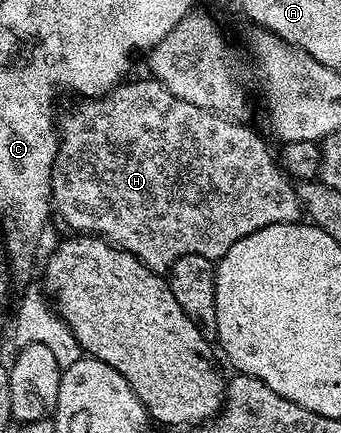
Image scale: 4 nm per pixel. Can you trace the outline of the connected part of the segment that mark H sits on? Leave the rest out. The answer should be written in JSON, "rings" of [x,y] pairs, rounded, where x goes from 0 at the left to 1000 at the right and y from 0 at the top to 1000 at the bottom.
{"rings":[[[372,185],[308,215],[302,224],[267,224],[243,231],[240,242],[217,252],[208,270],[179,273],[170,300],[170,346],[152,386],[152,432],[147,453],[155,480],[199,517],[240,543],[299,547],[328,566],[399,589],[443,621],[449,630],[484,633],[516,598],[540,589],[598,589],[619,598],[654,594],[716,543],[739,543],[739,533],[762,533],[789,520],[859,520],[889,499],[886,471],[874,467],[871,434],[853,411],[821,388],[818,374],[780,346],[780,326],[757,307],[730,298],[730,286],[674,279],[639,261],[616,261],[604,252],[575,247],[563,238],[540,238],[504,210],[493,210],[463,187]]]}

